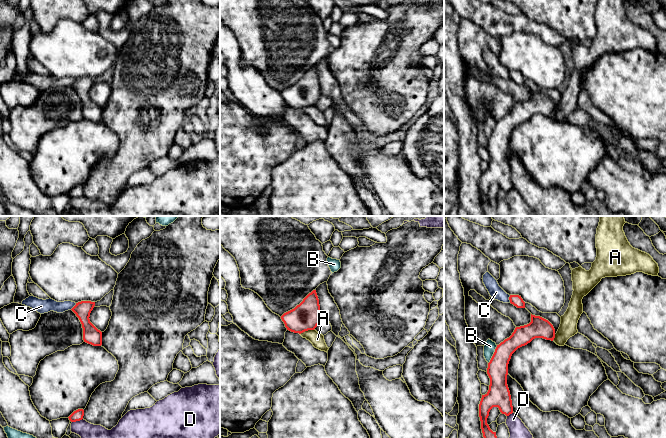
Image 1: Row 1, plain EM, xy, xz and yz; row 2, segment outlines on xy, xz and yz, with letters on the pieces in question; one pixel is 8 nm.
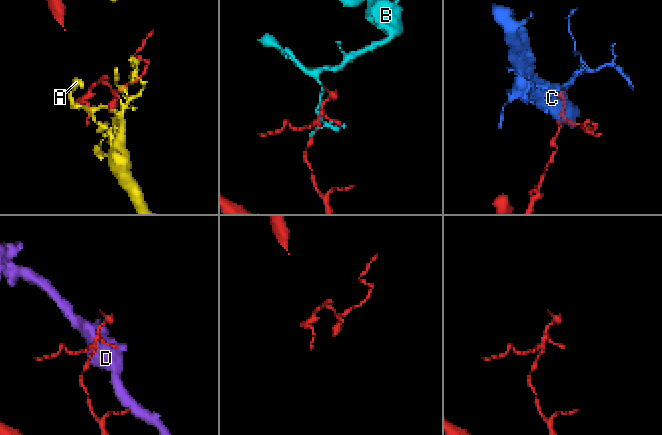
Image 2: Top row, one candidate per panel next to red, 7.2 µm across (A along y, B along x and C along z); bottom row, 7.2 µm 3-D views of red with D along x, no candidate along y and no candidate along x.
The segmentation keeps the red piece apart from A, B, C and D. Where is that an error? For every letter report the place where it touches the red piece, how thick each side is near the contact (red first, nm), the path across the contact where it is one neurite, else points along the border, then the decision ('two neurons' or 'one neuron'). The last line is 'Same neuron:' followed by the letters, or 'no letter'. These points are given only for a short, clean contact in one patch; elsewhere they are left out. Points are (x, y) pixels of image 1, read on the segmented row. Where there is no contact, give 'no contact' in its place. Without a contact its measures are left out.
A: xz (307, 330) | 220/110 nm | two neurons
B: yz (493, 354) | 170/90 nm | two neurons
C: yz (509, 299) | 90/110 nm | along yz (510, 295), (509, 302) | two neurons
D: xy (77, 420) | 90/140 nm | two neurons
Same neuron: no letter

